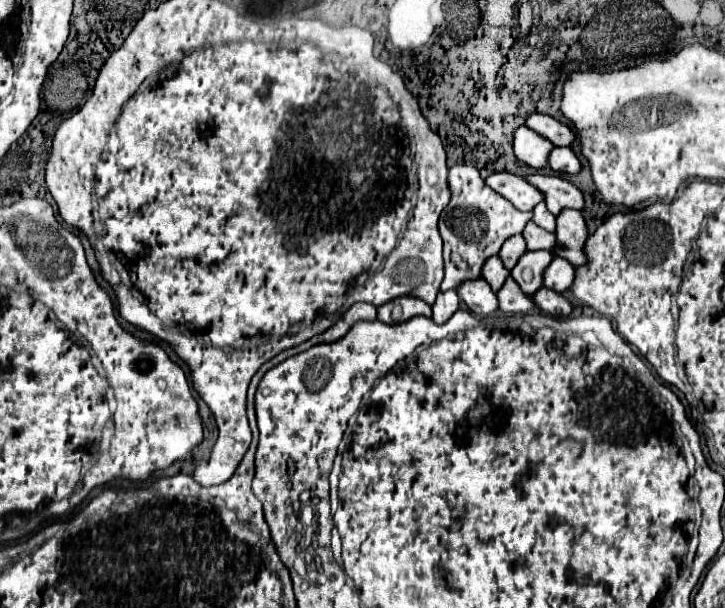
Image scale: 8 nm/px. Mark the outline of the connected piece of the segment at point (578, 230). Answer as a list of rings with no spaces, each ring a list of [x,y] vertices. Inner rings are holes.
[[[563,210],[557,216],[557,240],[559,248],[555,256],[569,260],[571,264],[587,264],[587,256],[583,256],[583,244],[587,242],[589,228],[581,212],[577,210]]]

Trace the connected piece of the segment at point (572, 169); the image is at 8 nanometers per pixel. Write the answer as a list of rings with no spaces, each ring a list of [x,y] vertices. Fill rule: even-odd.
[[[553,148],[551,156],[549,156],[549,168],[553,172],[561,172],[561,174],[579,174],[581,160],[571,148]]]

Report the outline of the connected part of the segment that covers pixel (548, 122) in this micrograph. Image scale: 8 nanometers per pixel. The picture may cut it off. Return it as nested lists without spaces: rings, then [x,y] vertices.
[[[531,114],[531,116],[527,118],[527,126],[529,126],[531,130],[543,134],[545,138],[549,138],[555,146],[571,146],[573,140],[575,140],[575,132],[573,132],[567,124],[555,120],[553,116]]]

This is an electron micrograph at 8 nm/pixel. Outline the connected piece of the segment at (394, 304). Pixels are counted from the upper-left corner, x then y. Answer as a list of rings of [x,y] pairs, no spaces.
[[[401,296],[383,304],[377,312],[377,320],[381,320],[383,324],[401,324],[413,316],[431,316],[431,306],[413,296]]]

